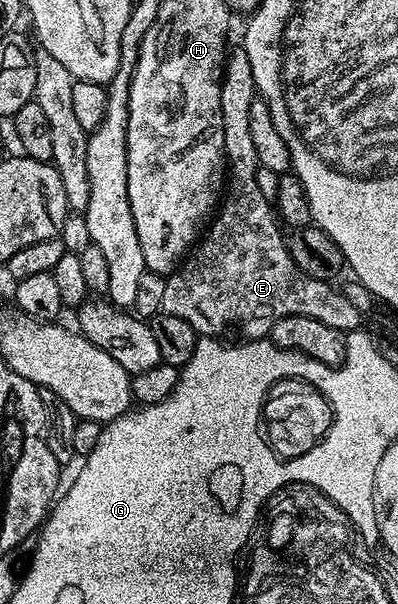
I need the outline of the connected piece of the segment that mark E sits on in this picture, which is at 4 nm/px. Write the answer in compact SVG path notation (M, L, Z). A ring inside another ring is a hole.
M238 47L238 50L236 50L234 54L232 53L233 52L225 58L225 68L222 71L222 86L220 87L220 108L221 114L223 115L223 151L225 153L225 168L228 170L228 180L225 182L224 196L221 198L220 208L217 210L216 216L209 222L208 228L210 227L210 230L208 230L208 228L205 230L204 236L201 238L197 248L193 250L192 256L182 261L178 268L166 277L164 303L162 304L161 312L167 313L168 315L176 315L176 319L184 319L184 323L188 323L192 326L199 335L218 335L218 332L220 332L229 321L235 321L235 323L238 324L239 331L243 333L241 335L243 338L262 339L269 334L273 324L276 323L277 320L284 319L285 316L312 316L321 321L321 323L326 323L329 327L334 327L342 333L351 333L351 331L359 328L359 326L363 324L363 314L358 313L356 307L352 307L352 303L348 303L348 299L344 299L344 295L337 288L331 287L327 282L321 281L320 279L312 279L308 275L304 275L304 271L300 271L300 267L296 267L284 233L282 237L281 231L283 232L283 230L276 220L275 210L271 208L267 202L263 201L260 187L256 185L256 171L259 164L256 147L252 143L252 135L250 134L252 131L252 123L250 122L252 103L256 99L256 90L254 80L252 79L252 65L248 63L248 55L246 54L245 48Z

